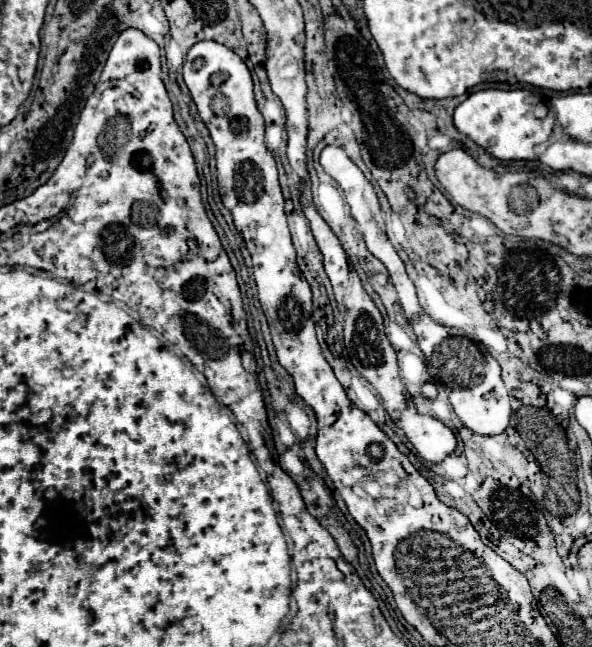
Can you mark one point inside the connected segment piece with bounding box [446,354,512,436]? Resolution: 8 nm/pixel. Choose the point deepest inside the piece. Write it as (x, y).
(485, 408)

